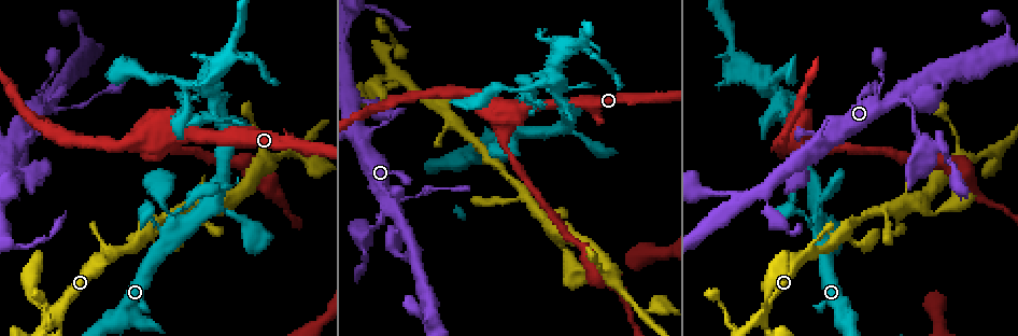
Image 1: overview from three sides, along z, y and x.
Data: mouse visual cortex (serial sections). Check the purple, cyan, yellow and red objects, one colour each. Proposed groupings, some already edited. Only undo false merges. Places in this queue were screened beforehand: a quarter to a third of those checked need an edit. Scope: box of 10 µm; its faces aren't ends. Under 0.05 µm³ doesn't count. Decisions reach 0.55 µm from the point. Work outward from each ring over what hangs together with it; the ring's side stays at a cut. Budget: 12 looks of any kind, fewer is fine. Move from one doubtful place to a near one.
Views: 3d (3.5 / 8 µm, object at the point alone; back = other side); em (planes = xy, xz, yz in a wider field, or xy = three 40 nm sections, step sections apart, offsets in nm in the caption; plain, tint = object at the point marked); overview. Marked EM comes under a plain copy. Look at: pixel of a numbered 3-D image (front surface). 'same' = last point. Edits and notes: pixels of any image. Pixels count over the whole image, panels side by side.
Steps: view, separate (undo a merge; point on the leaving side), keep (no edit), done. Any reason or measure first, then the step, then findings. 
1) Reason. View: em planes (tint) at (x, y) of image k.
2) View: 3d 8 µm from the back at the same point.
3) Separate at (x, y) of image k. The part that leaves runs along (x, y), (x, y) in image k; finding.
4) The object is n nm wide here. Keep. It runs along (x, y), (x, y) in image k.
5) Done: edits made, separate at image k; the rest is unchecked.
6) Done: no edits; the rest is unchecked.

Narrows sharply. View: 3d 3.5 µm at (367, 261) of image 1.

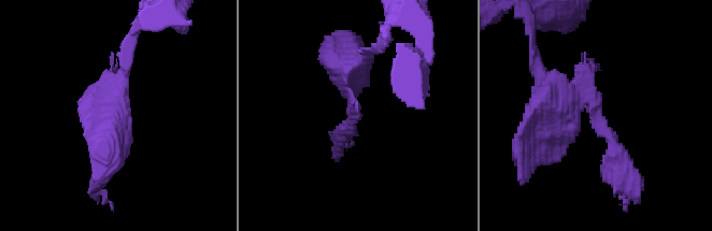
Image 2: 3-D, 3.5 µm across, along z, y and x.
Shape alone is not enough. View: em planes (tint) at (605, 130) of image 2.

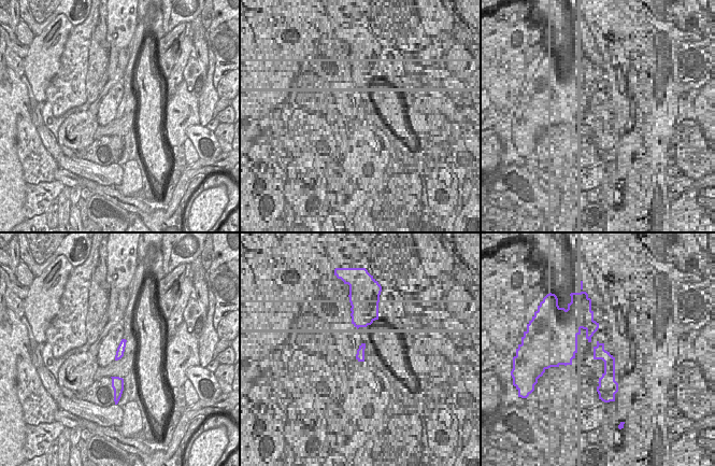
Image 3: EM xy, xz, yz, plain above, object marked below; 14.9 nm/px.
Separate at (612, 141) of image 2. The part that leaves runs along (596, 112), (615, 144), (626, 201) in image 2; two cells meet here.

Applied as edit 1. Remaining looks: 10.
Sudden change in width. View: 3d 3.5 µm at (28, 171) of image 1.

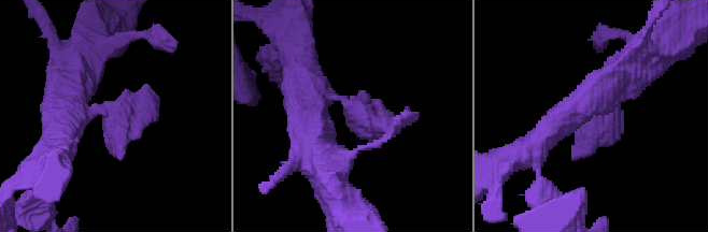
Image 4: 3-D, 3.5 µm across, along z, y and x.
Keep. It runs along (303, 111), (337, 97), (383, 130) in image 4; continuous, no second cell.

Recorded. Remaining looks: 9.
Looks like a crossing. View: 3d 3.5 µm at (58, 311) of image 1.

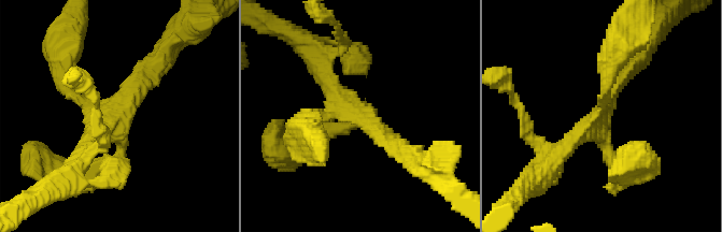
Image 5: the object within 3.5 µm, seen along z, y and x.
4 arms meet here; the arms are 150, 150, 200, 250 nm wide. Keep. It runs along (404, 150), (360, 113), (305, 120) in image 5; all the same cell.

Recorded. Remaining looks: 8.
View: 3d 3.5 µm at (182, 212) of image 1.

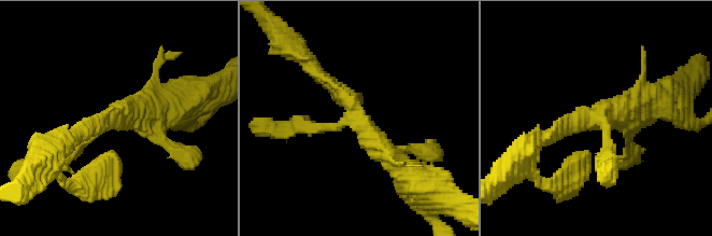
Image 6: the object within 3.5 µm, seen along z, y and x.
3 arms meet here; the arms are 150, 150, 350 nm wide; need the tissue. View: em xy step 5 (tint) at (111, 116) of image 6.

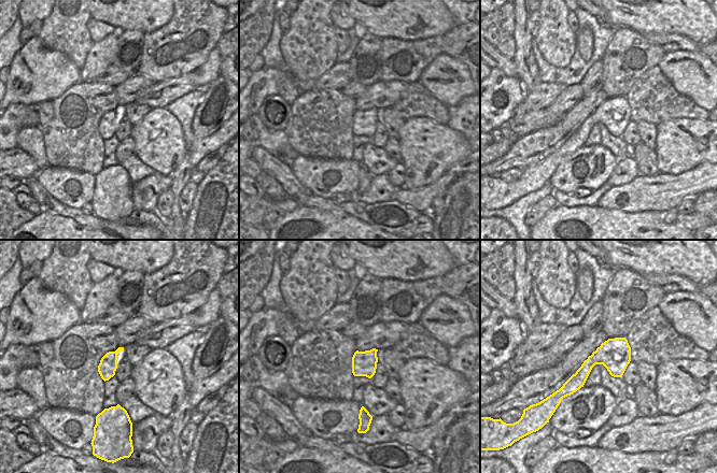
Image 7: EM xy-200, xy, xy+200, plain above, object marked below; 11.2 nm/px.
Keep. It runs along (310, 64), (399, 166) in image 6; continuous, no second cell.

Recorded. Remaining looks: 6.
Side arm on a straight run. View: 3d 8 µm at (639, 308) of image 1.

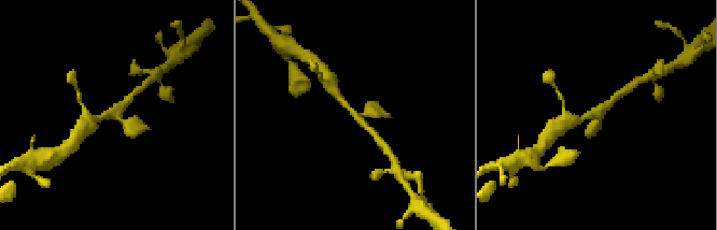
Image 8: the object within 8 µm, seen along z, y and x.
3 arms meet here; the arms are 200, 200, 300 nm wide; need the tissue. View: em planes (tint) at the same point.

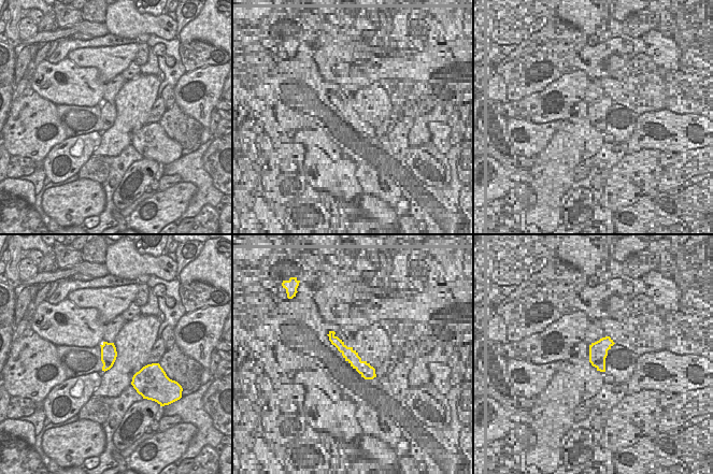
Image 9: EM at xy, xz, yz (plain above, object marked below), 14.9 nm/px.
The object is 240 nm wide here. Keep. It runs along (333, 91), (357, 116), (378, 112) in image 8; continuous, no second cell.

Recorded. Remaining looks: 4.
Done: edits made, separate at image 2; the rest is unchecked.

